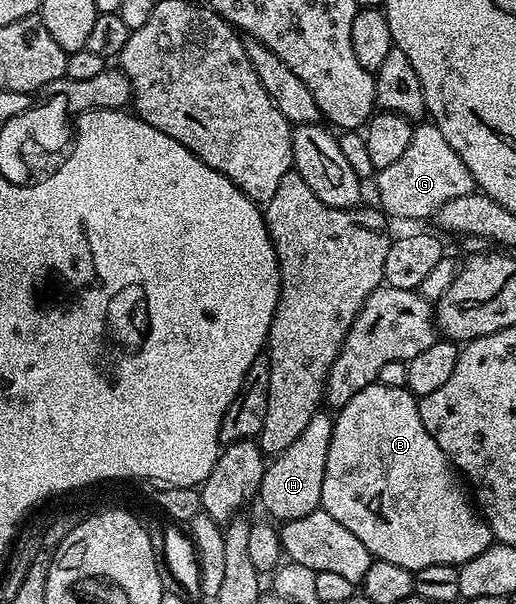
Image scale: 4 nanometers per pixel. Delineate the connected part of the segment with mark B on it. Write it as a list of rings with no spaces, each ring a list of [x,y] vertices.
[[[378,383],[368,385],[363,387],[363,391],[356,393],[345,406],[336,410],[333,417],[331,447],[327,451],[327,467],[323,475],[321,508],[327,515],[331,515],[331,519],[343,523],[343,527],[347,527],[347,531],[351,531],[351,535],[355,535],[355,539],[359,539],[359,543],[363,543],[363,547],[367,547],[369,554],[376,560],[395,563],[398,567],[407,567],[414,571],[423,567],[431,567],[435,563],[447,563],[460,567],[463,563],[475,559],[475,555],[487,551],[487,547],[495,541],[485,518],[481,516],[476,504],[471,500],[462,478],[450,465],[449,456],[442,451],[439,443],[435,443],[435,439],[431,439],[427,427],[423,427],[423,419],[419,415],[418,398],[414,397],[405,387],[385,386]]]

